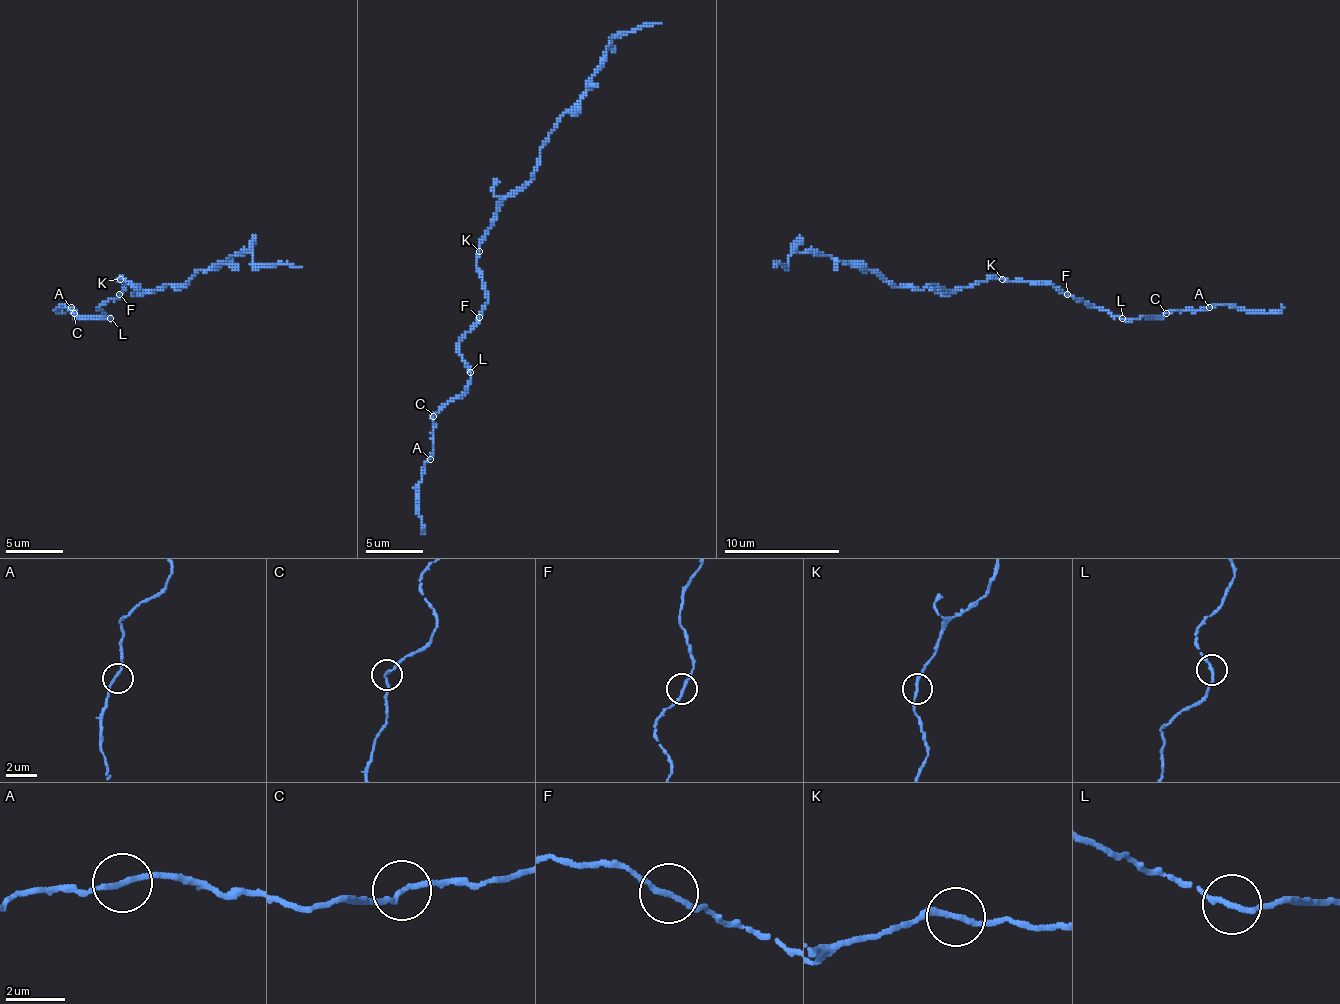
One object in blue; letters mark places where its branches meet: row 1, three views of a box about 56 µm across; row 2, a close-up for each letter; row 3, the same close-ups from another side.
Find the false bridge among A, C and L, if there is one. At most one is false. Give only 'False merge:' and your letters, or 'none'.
False merge: none

